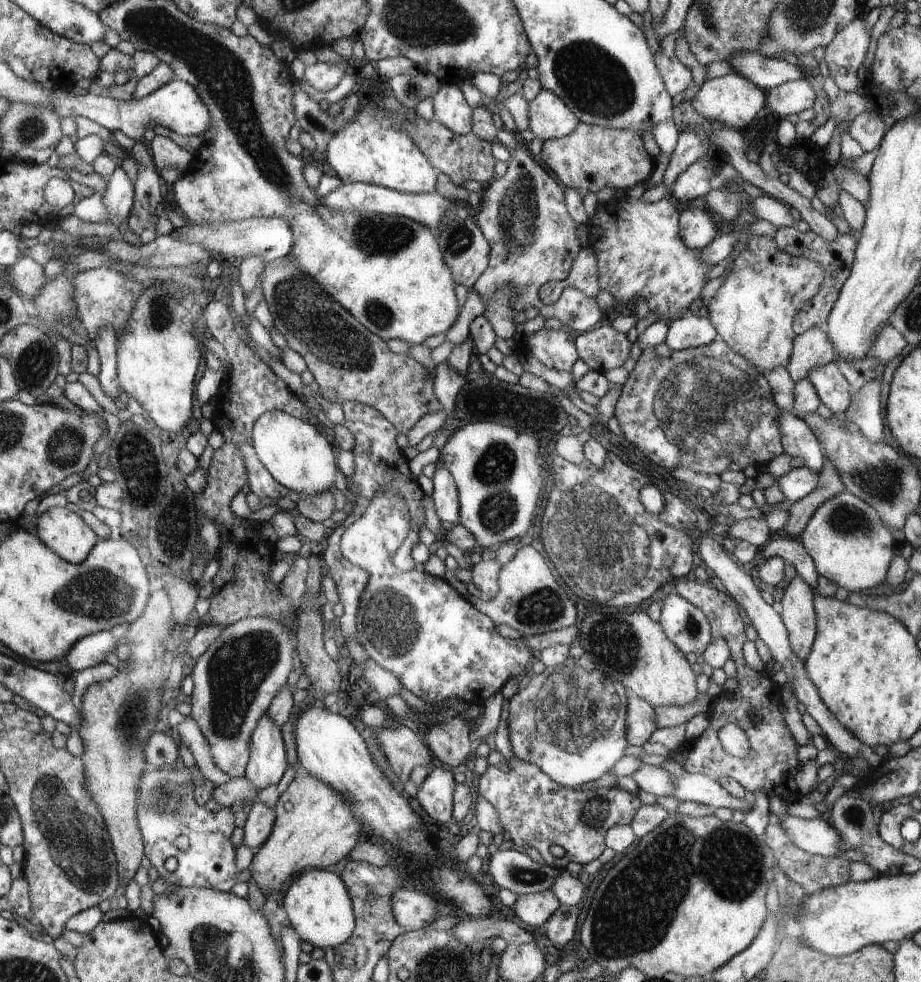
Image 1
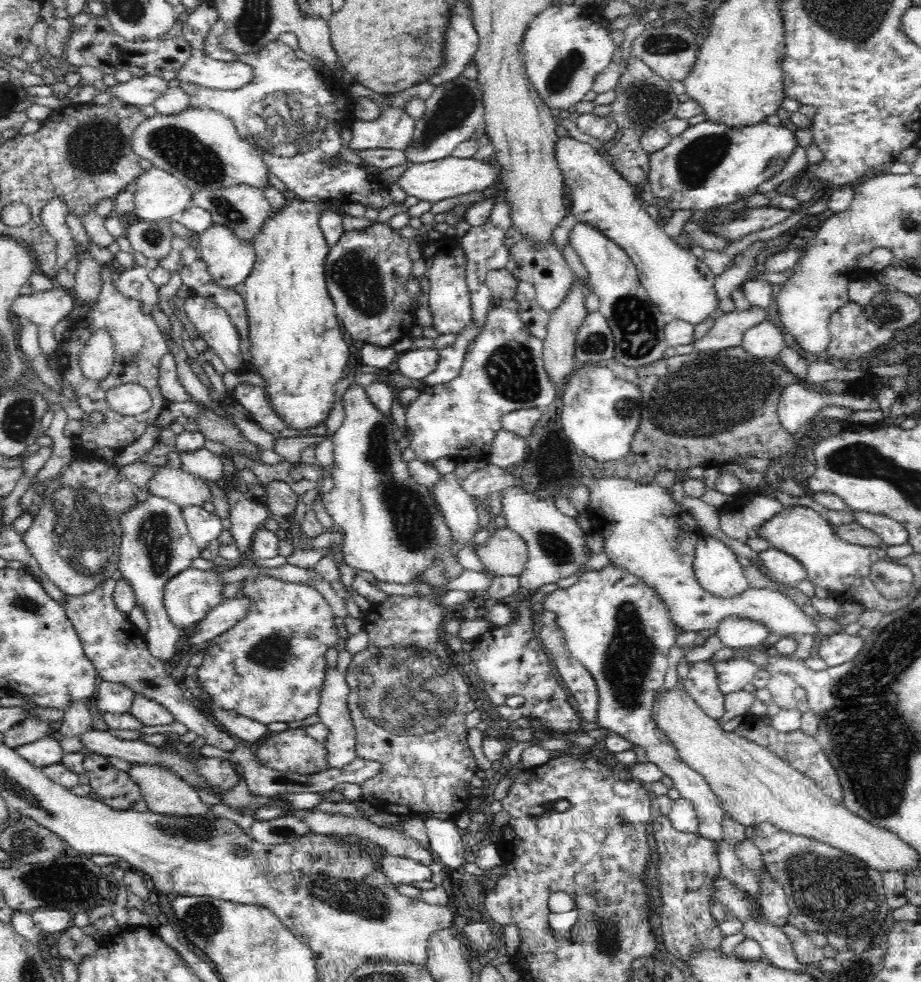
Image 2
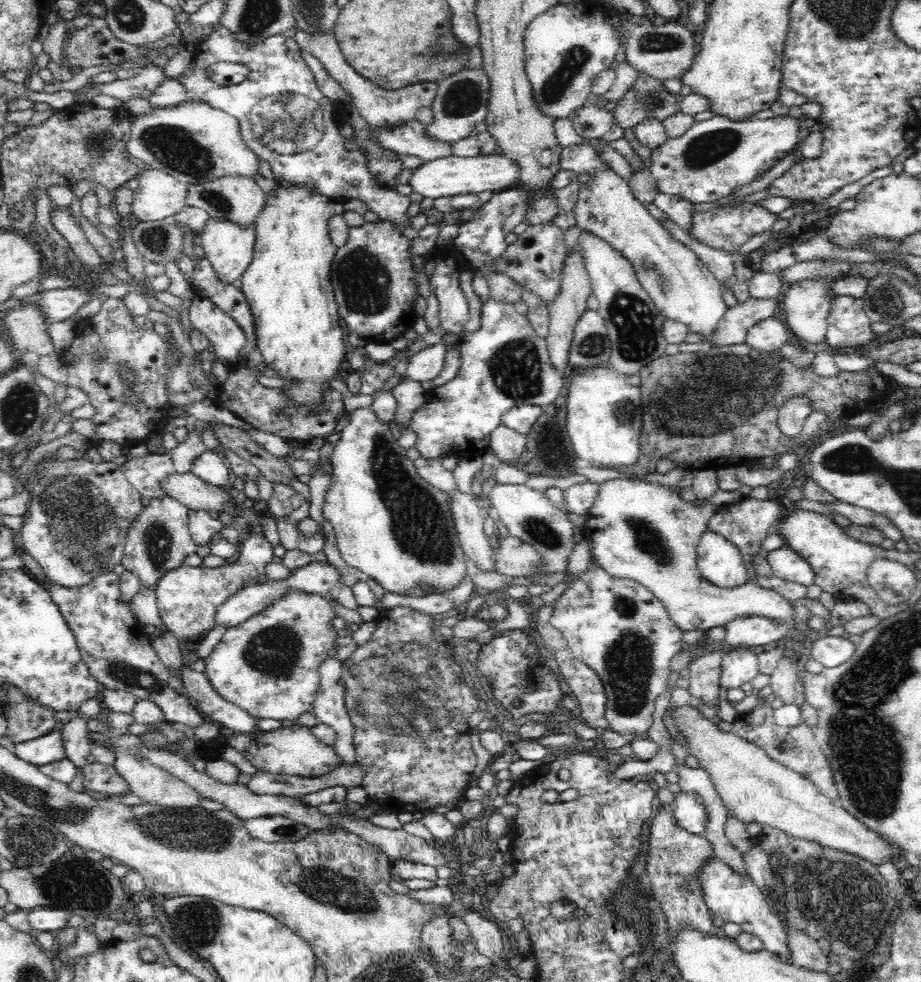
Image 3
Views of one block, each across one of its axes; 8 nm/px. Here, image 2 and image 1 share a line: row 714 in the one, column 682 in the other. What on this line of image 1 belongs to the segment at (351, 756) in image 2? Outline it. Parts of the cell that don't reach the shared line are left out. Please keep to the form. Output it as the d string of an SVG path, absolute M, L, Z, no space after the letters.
M690 311L670 323L664 344L673 351L700 348L718 340L716 329L708 318L694 316Z

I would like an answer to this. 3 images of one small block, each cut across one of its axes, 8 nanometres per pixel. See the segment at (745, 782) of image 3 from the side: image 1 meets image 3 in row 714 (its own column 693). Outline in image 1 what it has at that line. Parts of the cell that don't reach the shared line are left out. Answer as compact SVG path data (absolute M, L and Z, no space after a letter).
M598 608L598 612L588 612L578 627L576 643L590 654L596 668L620 681L632 696L645 700L654 708L662 705L683 707L699 696L696 676L684 653L665 635L660 620L654 620L646 609L618 612L618 608Z

